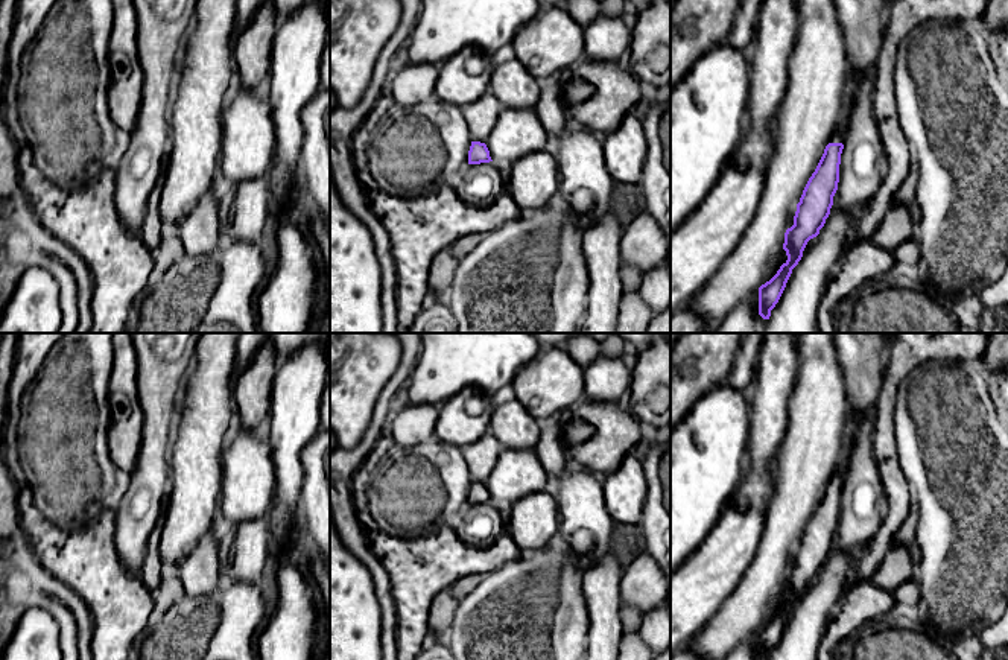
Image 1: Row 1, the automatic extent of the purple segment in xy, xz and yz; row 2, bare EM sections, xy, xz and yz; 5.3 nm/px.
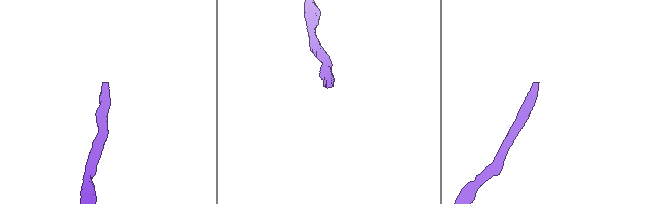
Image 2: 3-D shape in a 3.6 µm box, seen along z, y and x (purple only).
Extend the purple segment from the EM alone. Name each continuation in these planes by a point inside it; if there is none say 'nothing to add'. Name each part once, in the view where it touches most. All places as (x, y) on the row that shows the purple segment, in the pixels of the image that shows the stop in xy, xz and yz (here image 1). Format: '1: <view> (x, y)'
1: yz (838, 133)

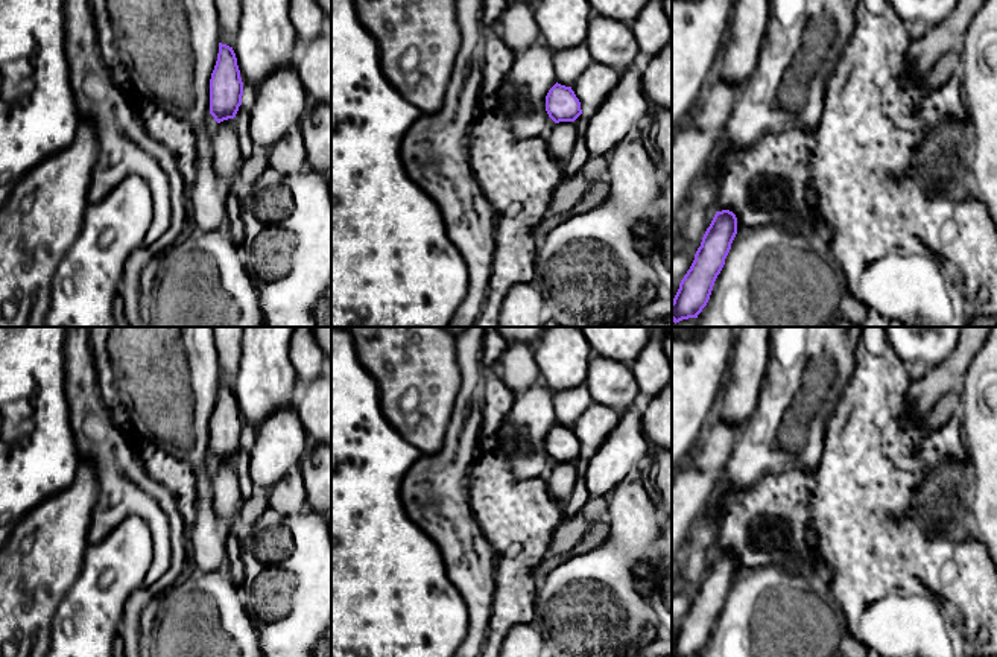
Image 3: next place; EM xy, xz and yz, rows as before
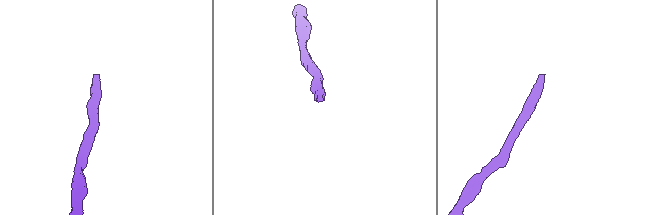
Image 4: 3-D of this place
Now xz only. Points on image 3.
nothing to add

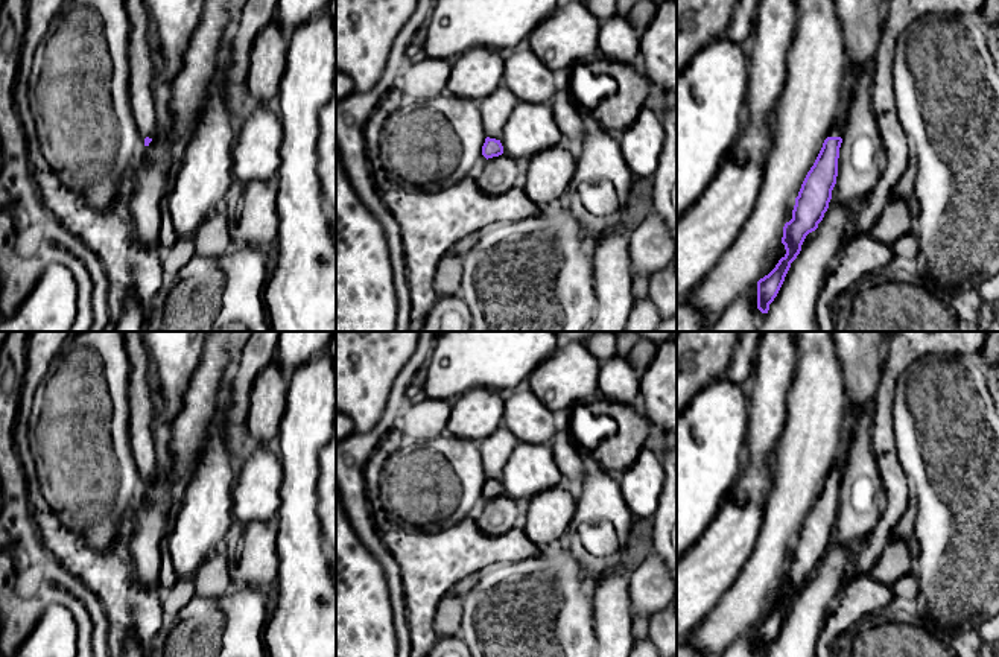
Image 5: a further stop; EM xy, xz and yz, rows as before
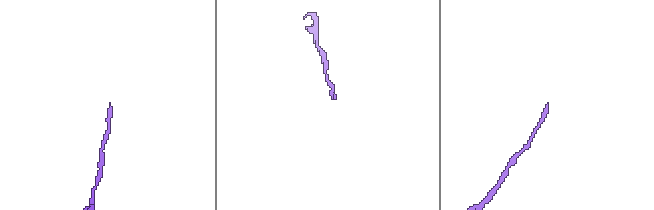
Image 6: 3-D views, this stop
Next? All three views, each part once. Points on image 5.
1: yz (837, 126)

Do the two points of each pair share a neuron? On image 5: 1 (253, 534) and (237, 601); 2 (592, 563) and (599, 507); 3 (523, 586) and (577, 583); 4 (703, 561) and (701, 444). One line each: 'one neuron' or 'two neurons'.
1: two neurons
2: one neuron
3: one neuron
4: two neurons

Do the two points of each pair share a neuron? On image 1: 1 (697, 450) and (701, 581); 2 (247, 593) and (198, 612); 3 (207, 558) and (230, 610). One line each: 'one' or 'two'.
1: two
2: one
3: two

